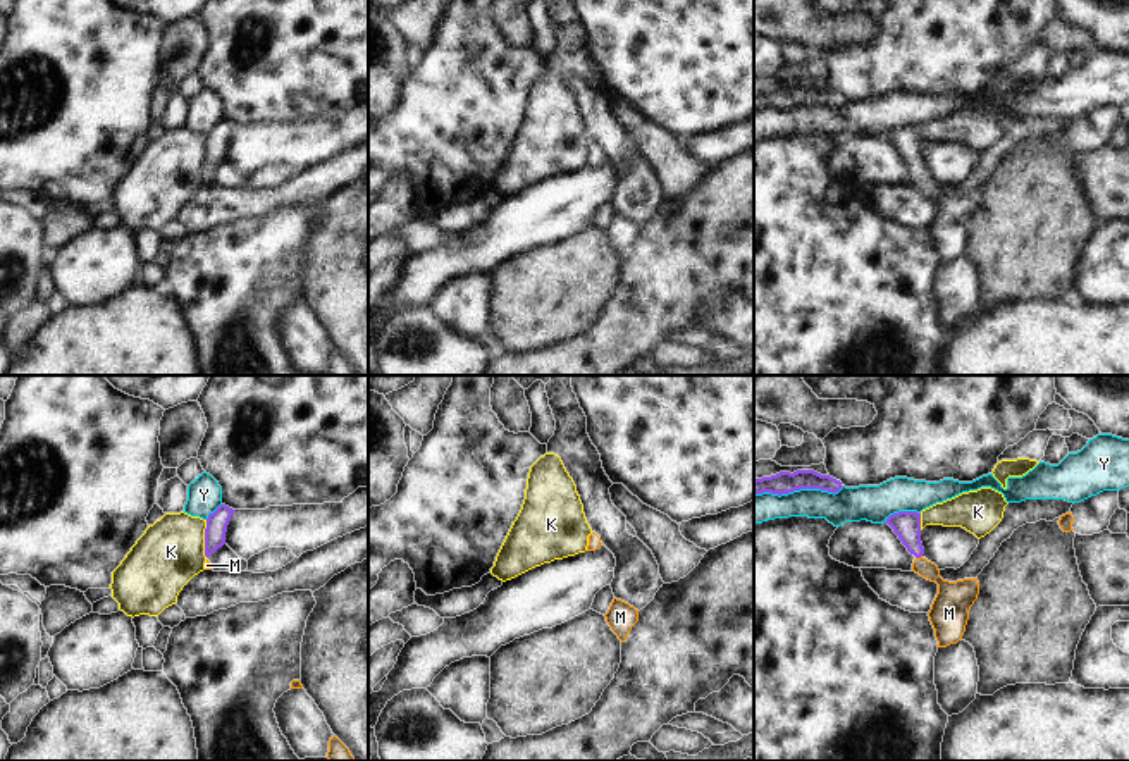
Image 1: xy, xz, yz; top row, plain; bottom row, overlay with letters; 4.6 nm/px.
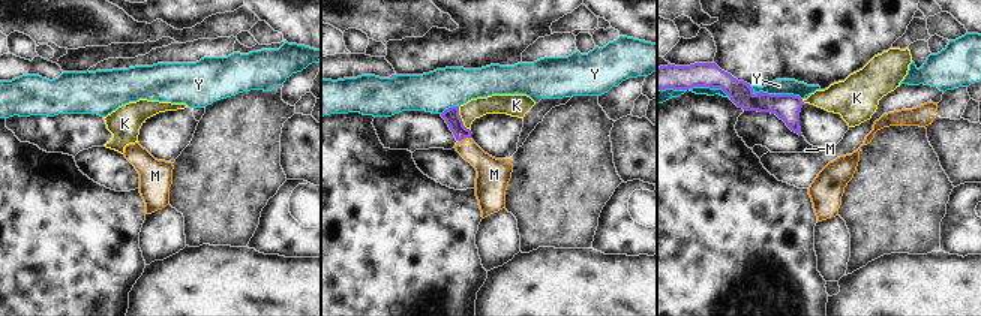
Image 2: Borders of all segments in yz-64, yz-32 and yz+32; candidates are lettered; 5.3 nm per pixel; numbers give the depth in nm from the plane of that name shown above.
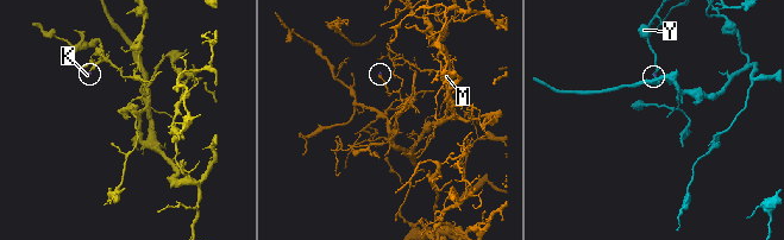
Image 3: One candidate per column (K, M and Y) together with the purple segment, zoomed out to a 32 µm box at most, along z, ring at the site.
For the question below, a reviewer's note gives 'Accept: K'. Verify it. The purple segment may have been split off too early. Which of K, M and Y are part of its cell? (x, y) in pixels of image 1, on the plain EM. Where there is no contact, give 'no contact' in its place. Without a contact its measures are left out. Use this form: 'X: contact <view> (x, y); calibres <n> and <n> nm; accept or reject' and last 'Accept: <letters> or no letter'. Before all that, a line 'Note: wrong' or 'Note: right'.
Note: wrong
K: contact xy (205, 154); calibres 100 and 320 nm; reject
M: contact yz (918, 171); calibres 130 and 150 nm; accept
Y: contact yz (799, 104); calibres 110 and 160 nm; reject
Accept: M

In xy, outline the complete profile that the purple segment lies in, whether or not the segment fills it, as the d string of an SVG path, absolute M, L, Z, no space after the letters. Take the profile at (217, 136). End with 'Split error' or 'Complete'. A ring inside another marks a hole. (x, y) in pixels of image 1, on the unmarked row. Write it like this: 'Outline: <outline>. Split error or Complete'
Outline: M220 119L213 127L208 129L207 143L205 143L205 170L207 172L225 158L227 139L234 126L236 124L225 119Z. Complete.

